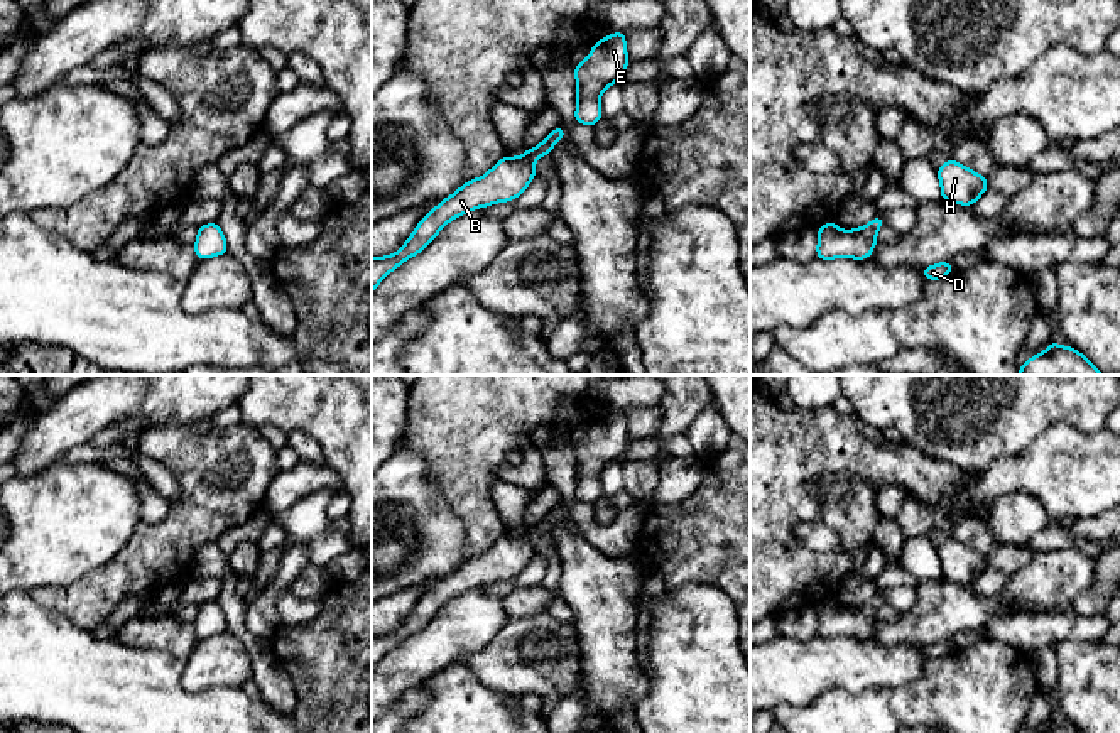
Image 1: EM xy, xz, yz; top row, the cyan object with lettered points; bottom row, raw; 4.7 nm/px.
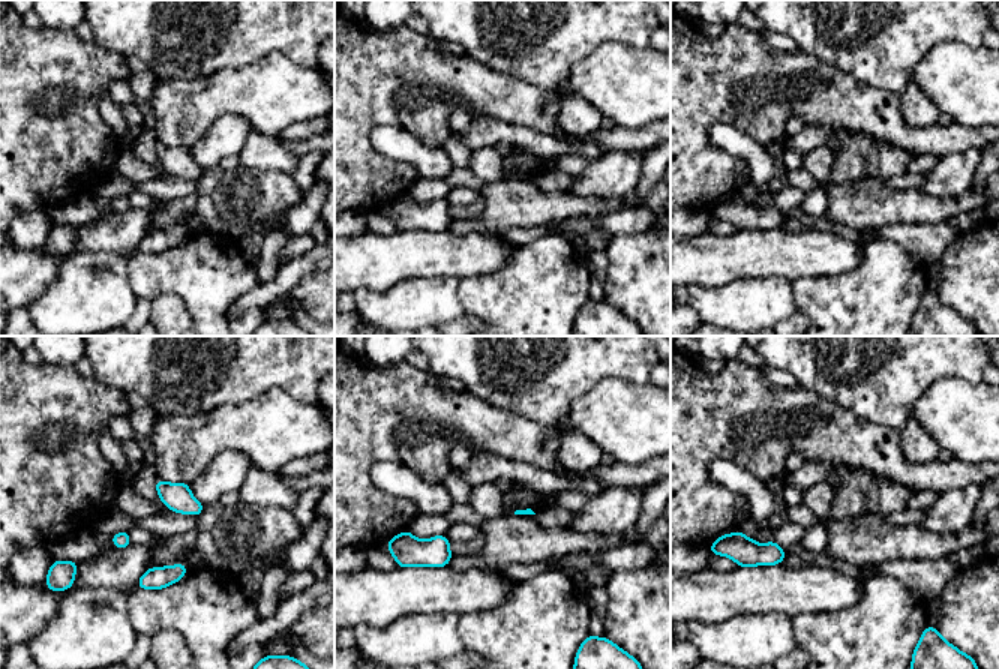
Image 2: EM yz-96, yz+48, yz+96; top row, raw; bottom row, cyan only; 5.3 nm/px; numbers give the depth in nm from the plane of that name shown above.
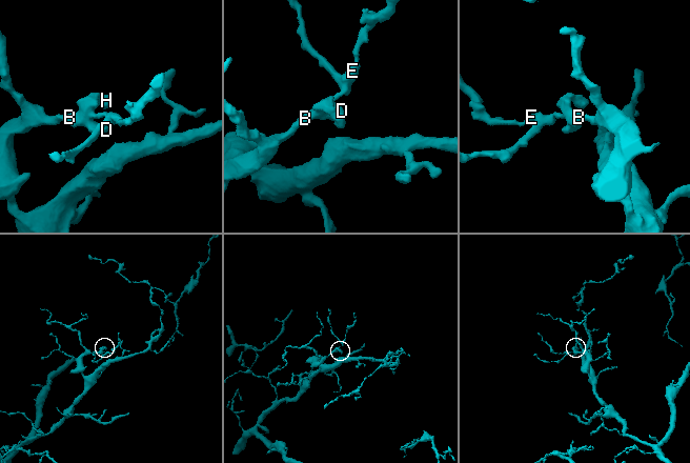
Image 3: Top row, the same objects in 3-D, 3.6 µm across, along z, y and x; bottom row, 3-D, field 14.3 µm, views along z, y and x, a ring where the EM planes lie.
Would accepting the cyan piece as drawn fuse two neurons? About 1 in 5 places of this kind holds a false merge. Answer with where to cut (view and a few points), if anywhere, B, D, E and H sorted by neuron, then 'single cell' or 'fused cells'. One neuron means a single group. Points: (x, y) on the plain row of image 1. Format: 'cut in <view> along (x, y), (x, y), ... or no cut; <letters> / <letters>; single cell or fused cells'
no cut; B D E H; single cell

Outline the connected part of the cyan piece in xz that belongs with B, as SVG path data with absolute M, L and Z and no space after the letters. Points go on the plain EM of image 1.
M556 505L537 525L527 527L522 535L505 534L485 554L465 561L429 589L400 628L389 635L372 635L372 672L389 650L421 632L451 598L483 584L519 576L536 554L536 537L551 534L552 524L564 513L564 505Z

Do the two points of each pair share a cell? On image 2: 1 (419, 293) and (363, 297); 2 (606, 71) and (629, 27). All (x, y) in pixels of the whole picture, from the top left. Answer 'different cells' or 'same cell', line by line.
1: same cell
2: different cells

